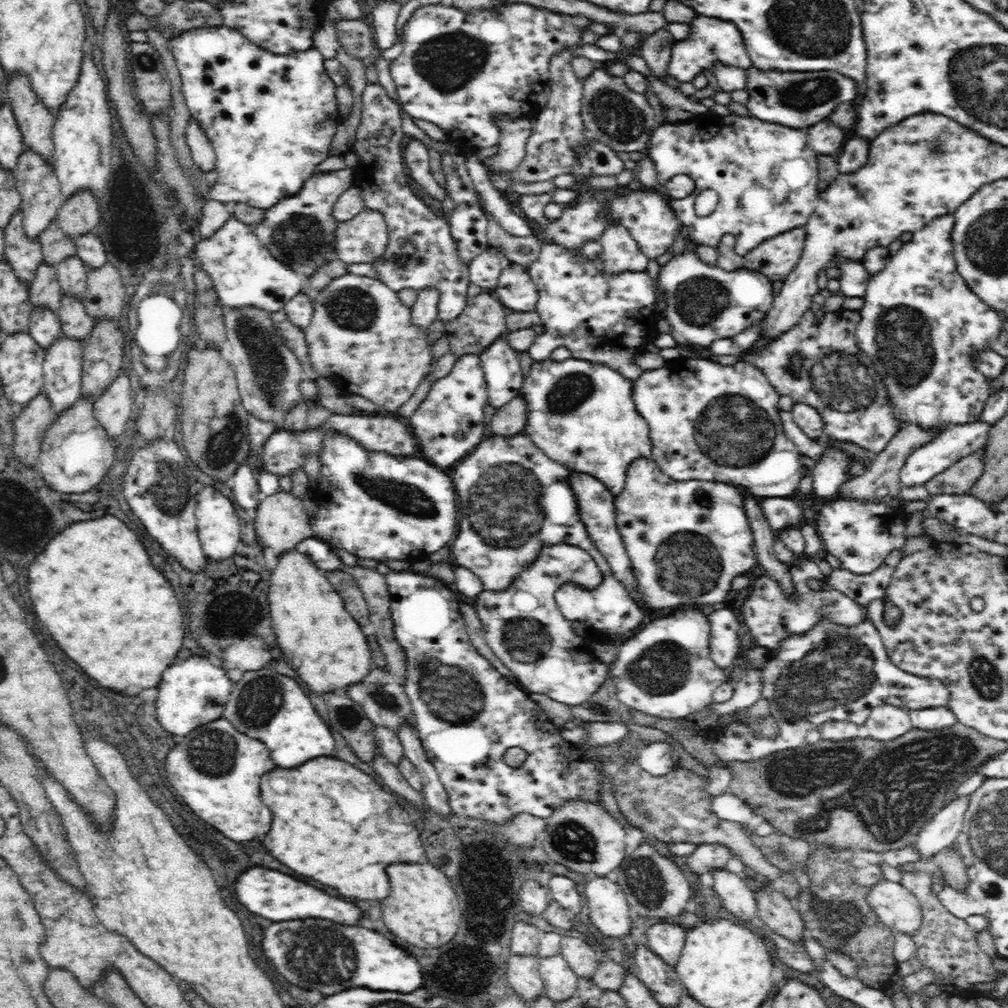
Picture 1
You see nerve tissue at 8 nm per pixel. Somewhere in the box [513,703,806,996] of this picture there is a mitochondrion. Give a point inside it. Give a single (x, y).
(644, 878)

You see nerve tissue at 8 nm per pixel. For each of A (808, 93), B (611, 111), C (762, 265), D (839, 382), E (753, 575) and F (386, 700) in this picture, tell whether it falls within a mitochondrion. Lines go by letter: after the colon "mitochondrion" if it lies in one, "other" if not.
A: mitochondrion
B: mitochondrion
C: other
D: mitochondrion
E: other
F: mitochondrion

